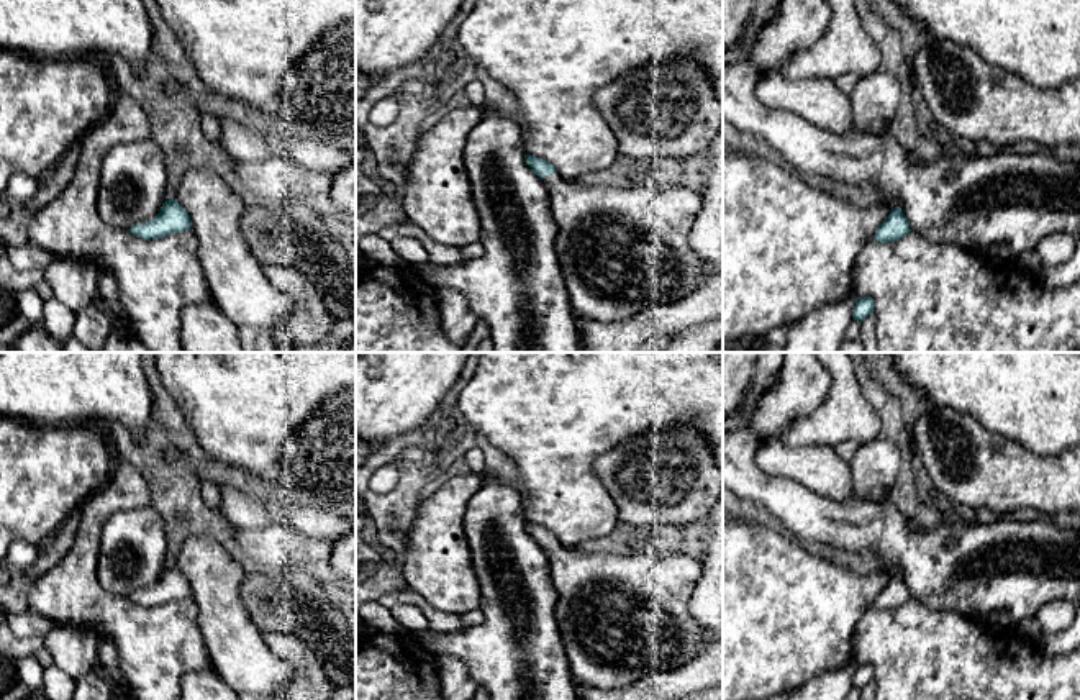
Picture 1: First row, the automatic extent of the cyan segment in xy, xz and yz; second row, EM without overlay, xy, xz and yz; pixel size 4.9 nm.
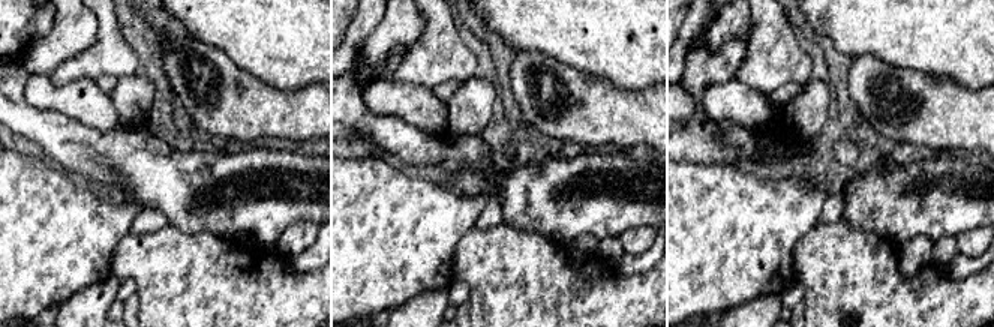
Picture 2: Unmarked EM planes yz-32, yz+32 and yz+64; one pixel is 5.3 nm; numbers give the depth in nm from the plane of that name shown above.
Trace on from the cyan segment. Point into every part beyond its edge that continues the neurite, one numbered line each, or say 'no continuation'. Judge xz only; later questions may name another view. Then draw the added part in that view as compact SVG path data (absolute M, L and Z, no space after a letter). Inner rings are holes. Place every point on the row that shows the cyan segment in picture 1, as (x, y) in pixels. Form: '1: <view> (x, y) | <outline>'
1: xz (621, 251) | M559 172L542 177L542 182L549 189L557 225L554 249L577 318L603 323L628 320L651 307L683 300L713 274L688 243L692 223L701 207L700 192L687 187L588 187L565 182Z

